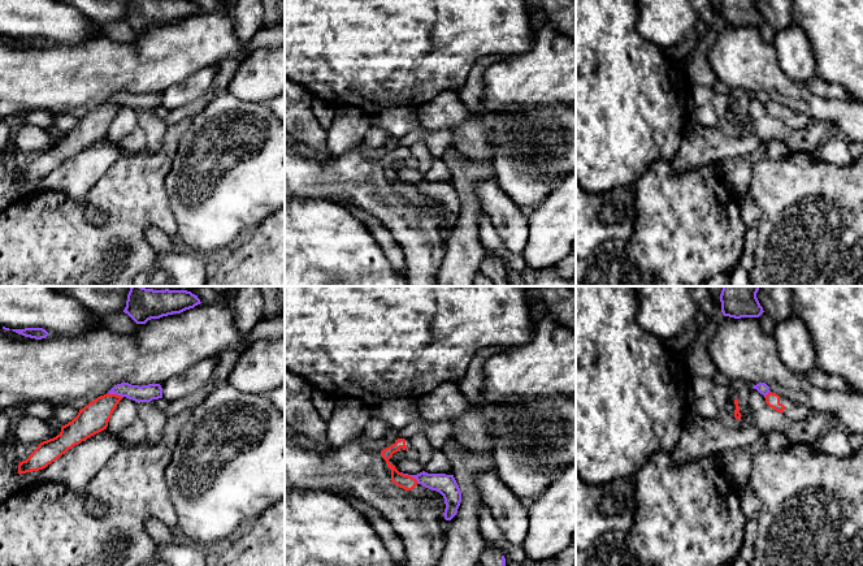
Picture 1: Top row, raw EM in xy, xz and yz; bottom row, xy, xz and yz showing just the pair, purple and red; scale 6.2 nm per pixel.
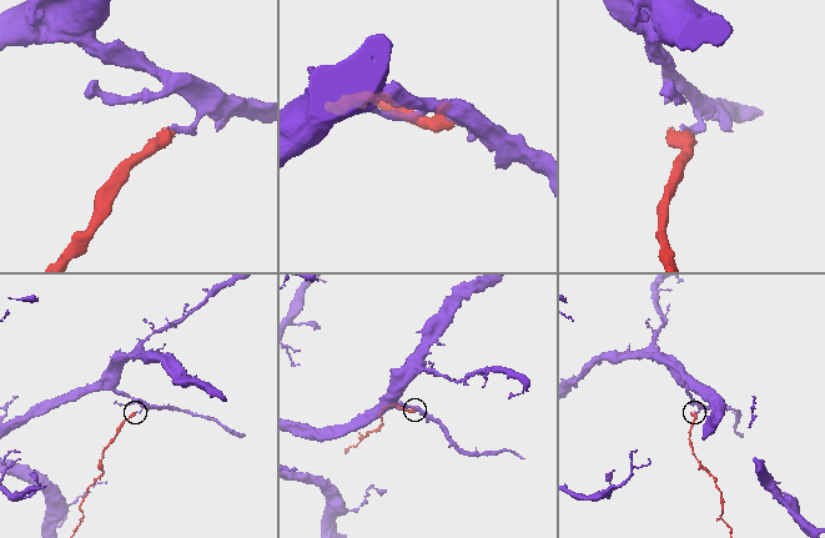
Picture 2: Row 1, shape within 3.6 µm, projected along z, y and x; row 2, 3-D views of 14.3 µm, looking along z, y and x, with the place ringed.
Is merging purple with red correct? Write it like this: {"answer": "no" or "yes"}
{"answer": "no"}

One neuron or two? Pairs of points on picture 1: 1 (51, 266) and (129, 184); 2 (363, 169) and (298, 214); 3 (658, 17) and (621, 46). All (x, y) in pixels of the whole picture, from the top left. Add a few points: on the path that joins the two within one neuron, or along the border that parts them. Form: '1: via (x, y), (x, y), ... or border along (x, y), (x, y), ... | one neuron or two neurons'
1: via (77, 260), (128, 210) | one neuron
2: border along (298, 198), (330, 199), (335, 202) | two neurons
3: border along (637, 13), (637, 31), (663, 51) | two neurons

